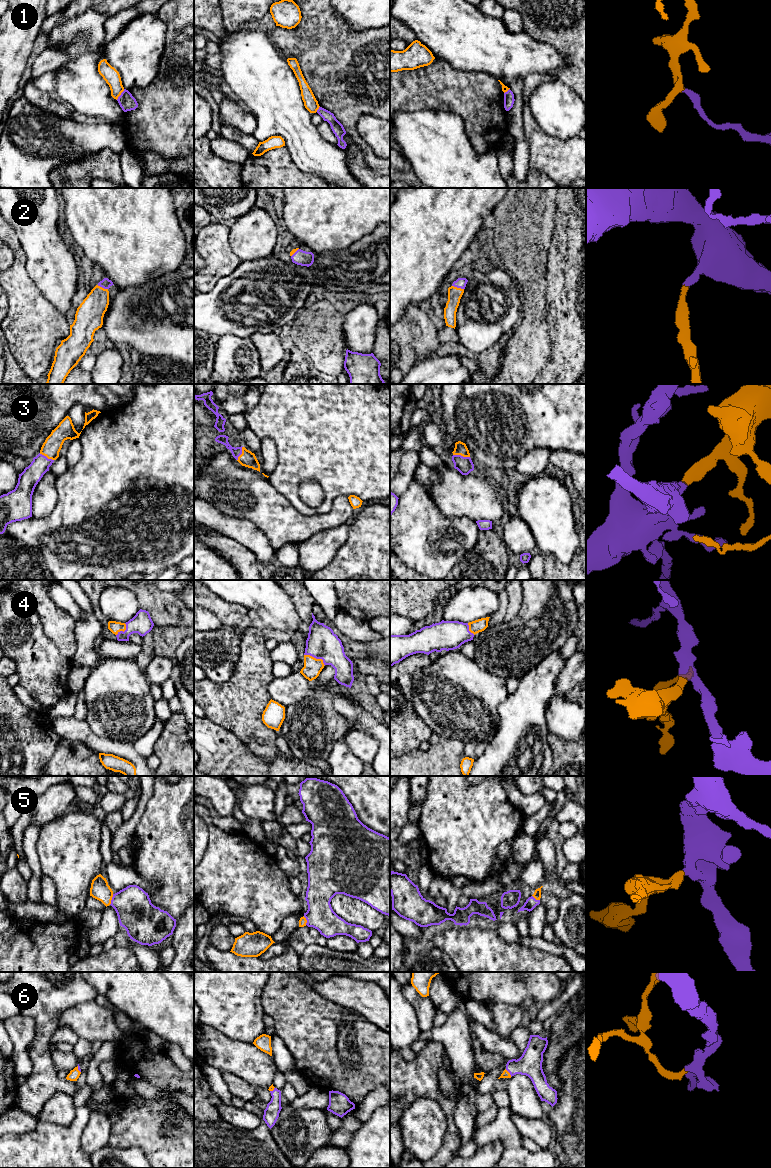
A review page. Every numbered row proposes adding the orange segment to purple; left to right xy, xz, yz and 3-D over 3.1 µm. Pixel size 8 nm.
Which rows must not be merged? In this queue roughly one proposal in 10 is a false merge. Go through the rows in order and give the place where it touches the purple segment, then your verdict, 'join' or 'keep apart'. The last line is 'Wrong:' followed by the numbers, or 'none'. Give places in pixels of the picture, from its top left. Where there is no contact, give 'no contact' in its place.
1: xy (121, 94) | keep apart
2: yz (458, 287) | join
3: yz (461, 456) | join
4: xz (316, 658) | join
5: xy (112, 899) | join
6: yz (509, 1072) | join
Wrong: 1

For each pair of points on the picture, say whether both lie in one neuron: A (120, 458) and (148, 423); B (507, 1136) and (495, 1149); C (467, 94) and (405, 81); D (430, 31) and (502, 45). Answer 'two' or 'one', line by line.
A: one
B: two
C: one
D: one

